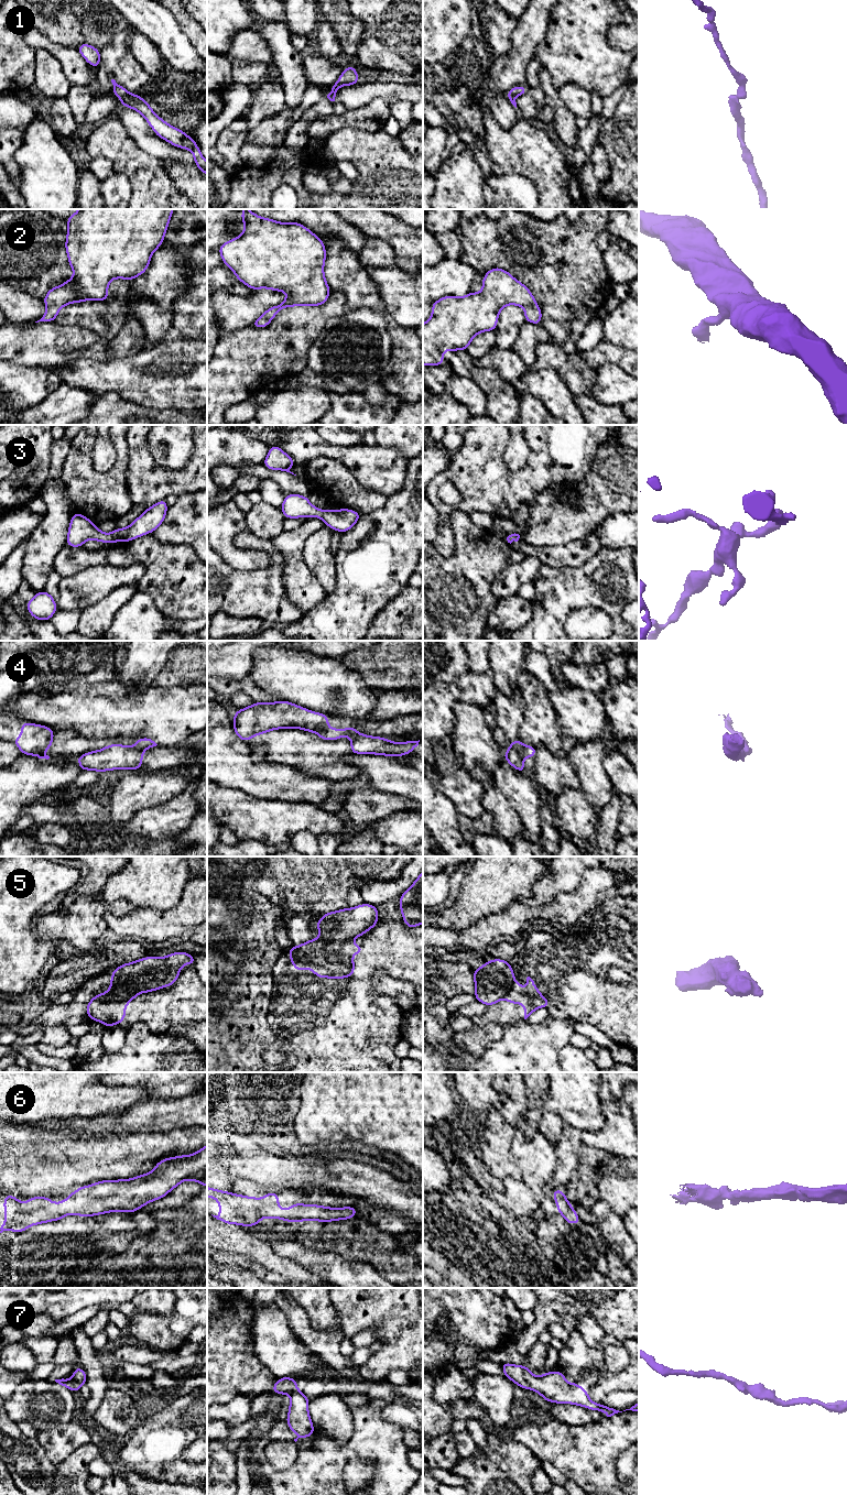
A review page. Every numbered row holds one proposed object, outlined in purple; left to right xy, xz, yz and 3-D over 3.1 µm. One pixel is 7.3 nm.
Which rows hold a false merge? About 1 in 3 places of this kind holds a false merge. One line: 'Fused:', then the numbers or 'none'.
Fused: 4, 5

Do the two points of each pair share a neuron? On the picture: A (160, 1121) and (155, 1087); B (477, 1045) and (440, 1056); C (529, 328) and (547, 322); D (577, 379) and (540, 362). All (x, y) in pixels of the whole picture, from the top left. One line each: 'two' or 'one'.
A: two
B: one
C: two
D: one

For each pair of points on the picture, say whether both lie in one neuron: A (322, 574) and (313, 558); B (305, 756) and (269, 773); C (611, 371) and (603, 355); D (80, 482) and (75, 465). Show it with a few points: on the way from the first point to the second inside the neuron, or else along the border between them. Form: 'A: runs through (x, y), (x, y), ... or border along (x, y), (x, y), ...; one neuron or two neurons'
A: runs through (322, 570), (322, 567), (316, 562); one neuron
B: border along (265, 760), (272, 763), (291, 765), (311, 774); two neurons
C: border along (596, 369), (607, 362), (614, 362), (627, 372); two neurons
D: runs through (79, 478), (78, 469); one neuron

